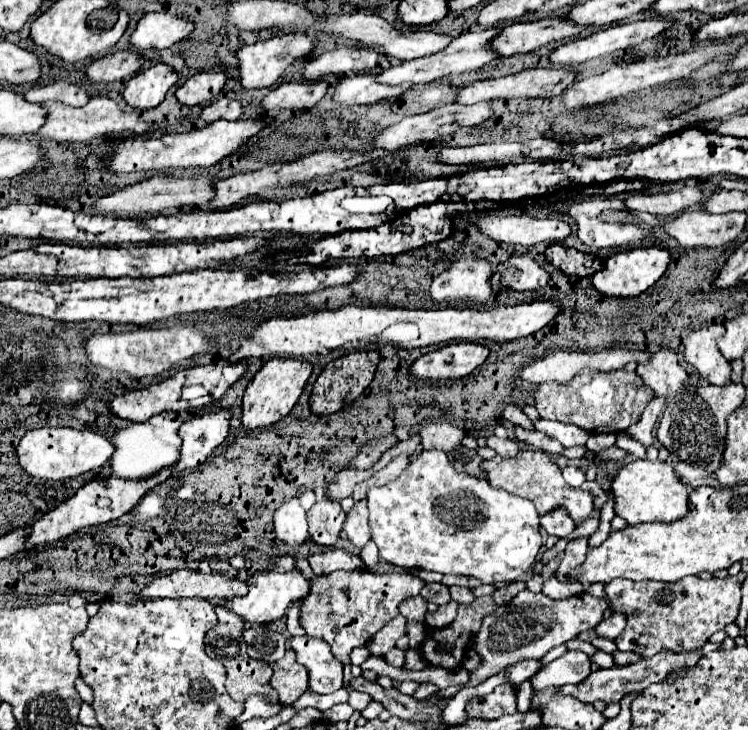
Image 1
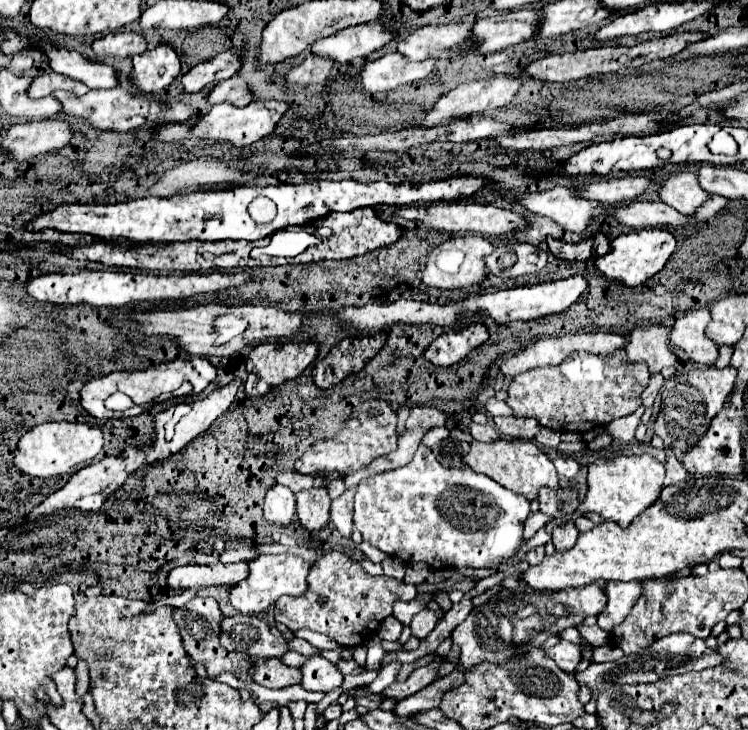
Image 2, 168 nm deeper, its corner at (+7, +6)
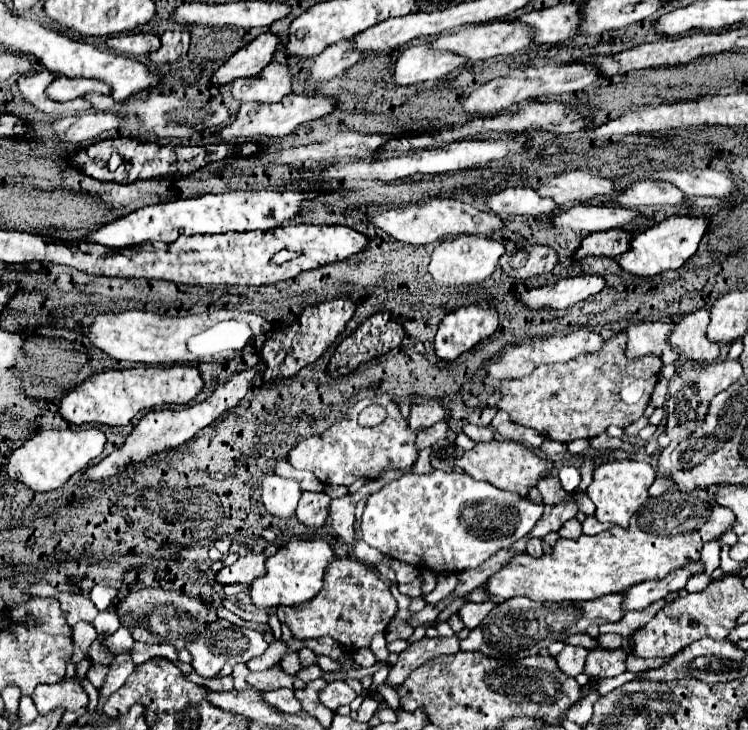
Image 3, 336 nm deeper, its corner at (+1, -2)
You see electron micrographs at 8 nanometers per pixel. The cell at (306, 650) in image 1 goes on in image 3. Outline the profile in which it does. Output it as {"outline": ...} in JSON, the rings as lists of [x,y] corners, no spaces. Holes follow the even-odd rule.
{"outline":[[[335,680],[335,682],[329,682],[321,694],[319,694],[319,700],[331,710],[335,712],[339,706],[343,704],[351,704],[353,700],[357,698],[355,690],[351,690],[343,680]]]}

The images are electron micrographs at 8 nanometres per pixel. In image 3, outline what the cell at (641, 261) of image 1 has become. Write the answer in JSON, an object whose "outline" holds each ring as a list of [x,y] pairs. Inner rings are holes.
{"outline":[[[671,216],[671,218],[663,220],[661,224],[645,230],[637,238],[633,238],[631,248],[619,258],[619,268],[633,274],[633,276],[639,276],[639,278],[657,276],[667,270],[677,270],[679,266],[683,266],[683,262],[687,258],[691,258],[697,252],[697,246],[701,242],[705,230],[707,230],[705,218]]]}

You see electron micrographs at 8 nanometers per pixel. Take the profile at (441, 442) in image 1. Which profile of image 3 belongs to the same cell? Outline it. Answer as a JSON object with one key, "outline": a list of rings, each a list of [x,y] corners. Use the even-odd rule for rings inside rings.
{"outline":[[[429,400],[429,402],[421,402],[421,404],[411,406],[409,426],[411,426],[411,430],[421,432],[421,430],[441,422],[443,418],[445,418],[445,408],[439,402]]]}

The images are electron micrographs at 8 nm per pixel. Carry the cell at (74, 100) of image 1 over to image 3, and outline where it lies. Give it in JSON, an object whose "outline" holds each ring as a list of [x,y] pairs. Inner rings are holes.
{"outline":[[[57,76],[49,86],[47,86],[47,98],[53,98],[55,102],[67,102],[73,98],[79,98],[89,92],[97,94],[109,94],[109,86],[97,80],[87,80],[87,78],[67,78],[67,76]]]}

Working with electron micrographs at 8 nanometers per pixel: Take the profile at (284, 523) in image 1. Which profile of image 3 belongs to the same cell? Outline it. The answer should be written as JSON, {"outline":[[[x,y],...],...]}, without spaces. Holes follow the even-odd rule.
{"outline":[[[267,476],[263,480],[263,504],[275,518],[291,518],[301,498],[299,484],[281,476]]]}

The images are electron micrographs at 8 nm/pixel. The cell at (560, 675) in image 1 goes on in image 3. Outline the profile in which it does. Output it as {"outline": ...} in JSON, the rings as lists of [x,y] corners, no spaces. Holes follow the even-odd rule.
{"outline":[[[567,646],[563,652],[559,652],[555,656],[559,668],[567,674],[567,676],[577,676],[583,672],[583,662],[587,658],[587,650],[581,646]]]}

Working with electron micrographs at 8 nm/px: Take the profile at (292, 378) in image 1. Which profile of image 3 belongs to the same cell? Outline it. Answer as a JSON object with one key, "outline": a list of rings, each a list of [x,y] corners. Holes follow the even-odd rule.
{"outline":[[[331,300],[317,306],[307,306],[297,320],[295,326],[297,332],[291,330],[285,334],[277,334],[263,346],[261,358],[267,366],[265,376],[281,376],[285,380],[295,376],[301,368],[309,366],[311,362],[319,360],[327,352],[327,348],[337,340],[337,336],[345,330],[345,324],[353,316],[353,312],[355,312],[355,304],[351,300]]]}

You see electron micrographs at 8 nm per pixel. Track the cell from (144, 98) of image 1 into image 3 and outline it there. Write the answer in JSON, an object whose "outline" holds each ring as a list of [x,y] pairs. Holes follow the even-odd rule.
{"outline":[[[167,30],[161,36],[161,48],[149,54],[149,60],[155,64],[173,64],[189,50],[189,32],[185,30]]]}

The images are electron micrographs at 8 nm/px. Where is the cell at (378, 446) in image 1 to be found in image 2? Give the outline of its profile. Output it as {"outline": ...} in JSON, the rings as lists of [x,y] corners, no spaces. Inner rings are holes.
{"outline":[[[373,400],[373,402],[363,402],[359,408],[351,414],[347,420],[345,428],[337,432],[335,436],[321,440],[313,444],[301,458],[299,458],[299,470],[309,472],[309,474],[321,474],[321,472],[337,472],[341,476],[353,474],[359,468],[369,466],[375,458],[385,456],[397,448],[397,414],[391,410],[391,406],[385,400]],[[377,406],[381,410],[379,416],[369,418],[367,408]]]}

